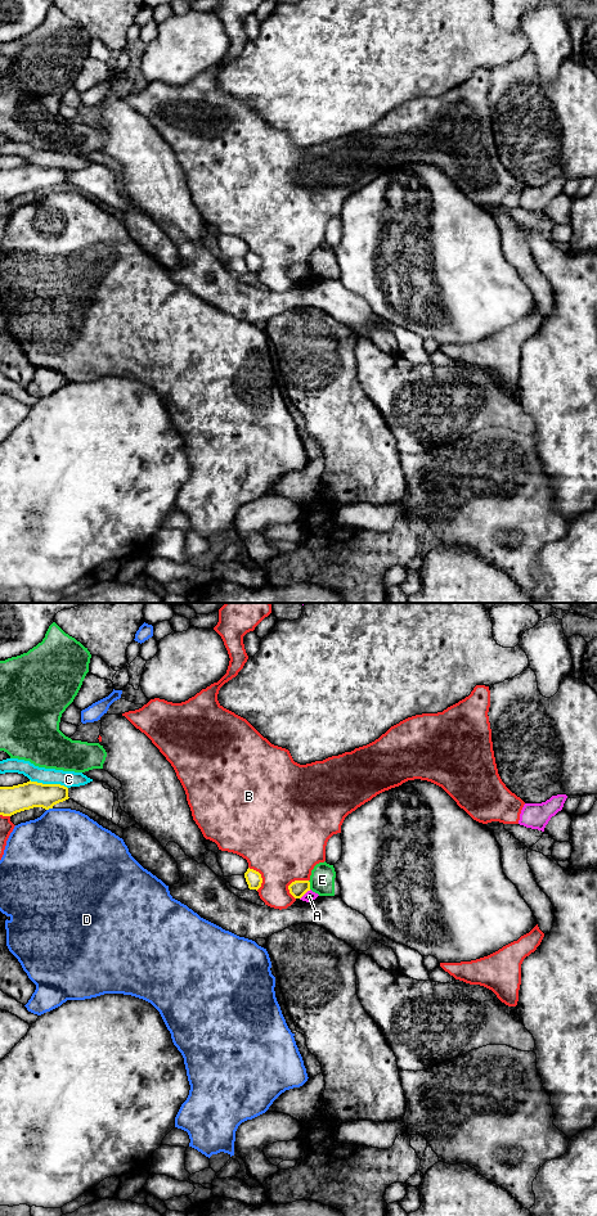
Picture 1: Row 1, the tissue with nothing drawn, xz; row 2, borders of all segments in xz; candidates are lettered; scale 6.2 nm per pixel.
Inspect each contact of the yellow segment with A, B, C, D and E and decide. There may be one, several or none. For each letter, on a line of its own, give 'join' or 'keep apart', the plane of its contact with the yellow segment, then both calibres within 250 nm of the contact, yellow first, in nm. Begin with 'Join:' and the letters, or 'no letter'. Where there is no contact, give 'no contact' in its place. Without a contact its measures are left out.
Join: no letter
A: keep apart; meets yellow in xz; 110 nm thick on the yellow side, 70 nm on the other
B: keep apart; meets yellow in xz; 110 nm thick on the yellow side, 480 nm on the other
C: keep apart; meets yellow in xz; 170 nm thick on the yellow side, 100 nm on the other
D: keep apart; meets yellow in xz; 170 nm thick on the yellow side, 460 nm on the other
E: keep apart; meets yellow in xz; 110 nm thick on the yellow side, 160 nm on the other

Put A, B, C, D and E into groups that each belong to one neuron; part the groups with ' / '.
A D / B / C / E

